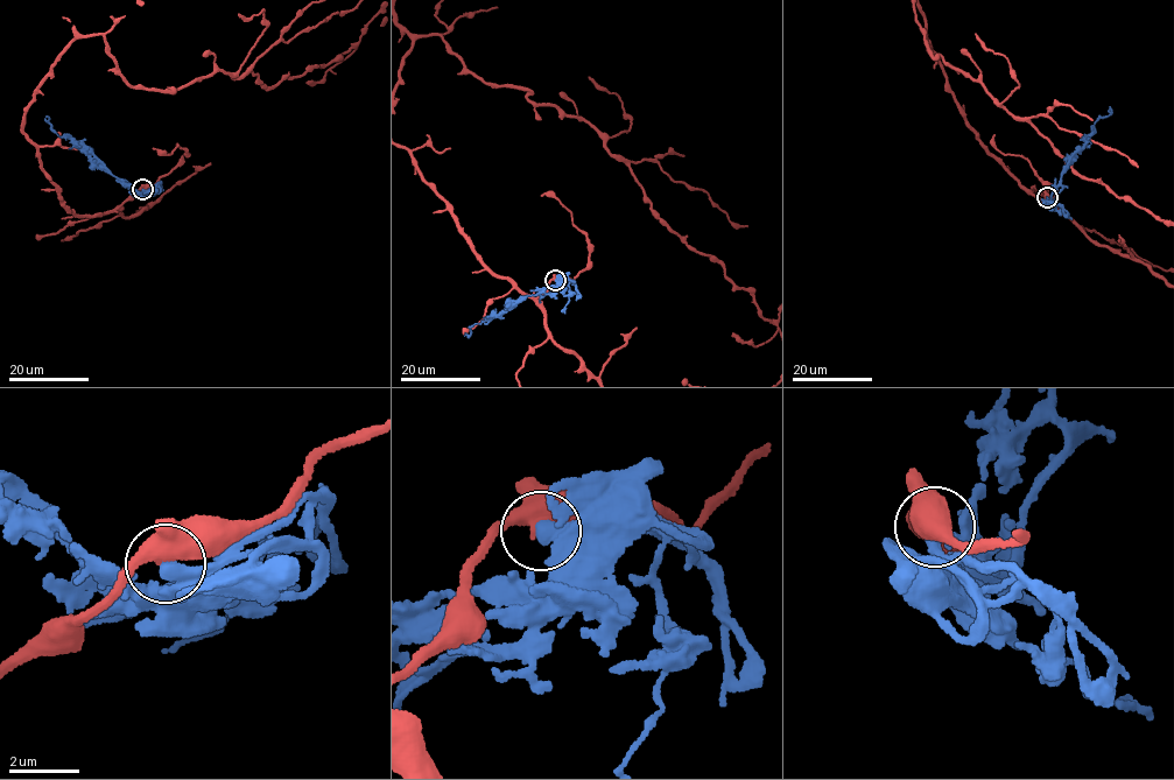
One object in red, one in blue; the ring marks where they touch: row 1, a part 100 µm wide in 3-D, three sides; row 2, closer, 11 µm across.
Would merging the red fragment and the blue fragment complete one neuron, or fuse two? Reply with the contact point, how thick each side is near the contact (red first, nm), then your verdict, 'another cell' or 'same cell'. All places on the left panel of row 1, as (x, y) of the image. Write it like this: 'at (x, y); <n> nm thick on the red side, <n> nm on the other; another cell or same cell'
at (142, 189); 360 nm thick on the red side, 480 nm on the other; another cell

